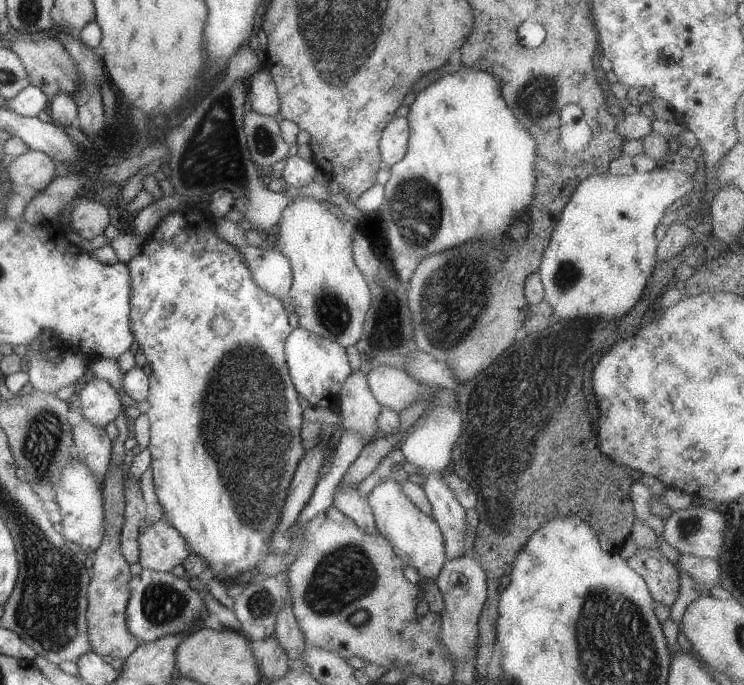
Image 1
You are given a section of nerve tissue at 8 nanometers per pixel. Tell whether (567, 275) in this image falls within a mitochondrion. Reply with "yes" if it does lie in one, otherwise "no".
yes

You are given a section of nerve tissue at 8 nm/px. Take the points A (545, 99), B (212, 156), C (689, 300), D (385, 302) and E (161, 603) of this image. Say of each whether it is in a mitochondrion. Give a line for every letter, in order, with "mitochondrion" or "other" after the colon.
A: mitochondrion
B: mitochondrion
C: other
D: other
E: mitochondrion

